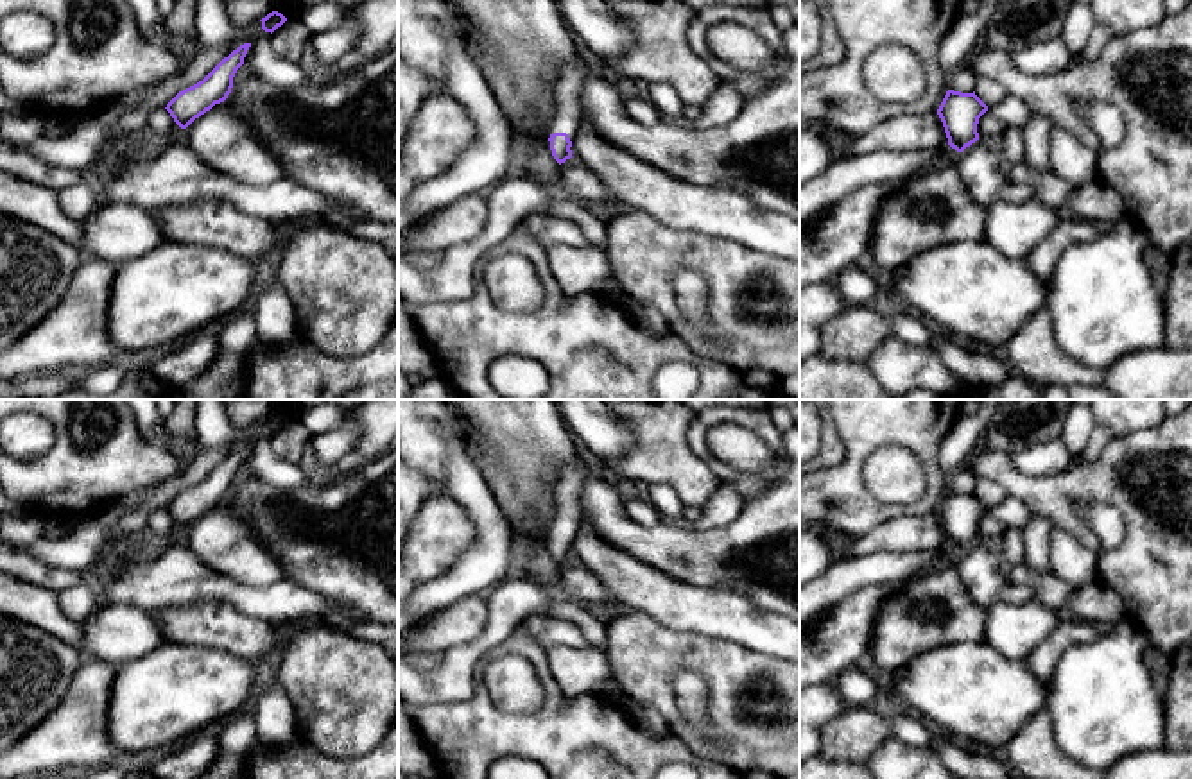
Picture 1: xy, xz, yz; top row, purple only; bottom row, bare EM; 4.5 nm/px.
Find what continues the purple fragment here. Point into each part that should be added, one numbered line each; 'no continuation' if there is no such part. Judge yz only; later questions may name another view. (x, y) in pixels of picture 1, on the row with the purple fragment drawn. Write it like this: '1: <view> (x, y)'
no continuation

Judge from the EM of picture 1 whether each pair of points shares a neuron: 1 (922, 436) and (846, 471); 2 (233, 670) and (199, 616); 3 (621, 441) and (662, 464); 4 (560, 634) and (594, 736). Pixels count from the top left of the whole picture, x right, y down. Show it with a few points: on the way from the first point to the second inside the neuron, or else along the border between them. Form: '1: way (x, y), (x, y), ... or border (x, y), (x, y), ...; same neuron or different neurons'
1: way (902, 436), (877, 436), (861, 452); same neuron
2: border (178, 642), (223, 649), (255, 661); different neurons
3: border (621, 418), (631, 428), (635, 445), (610, 464); different neurons
4: border (518, 627), (547, 654); different neurons

